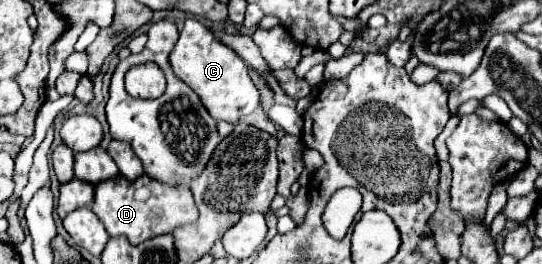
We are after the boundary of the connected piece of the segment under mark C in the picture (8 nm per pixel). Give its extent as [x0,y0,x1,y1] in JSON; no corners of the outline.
[170,19,260,123]

